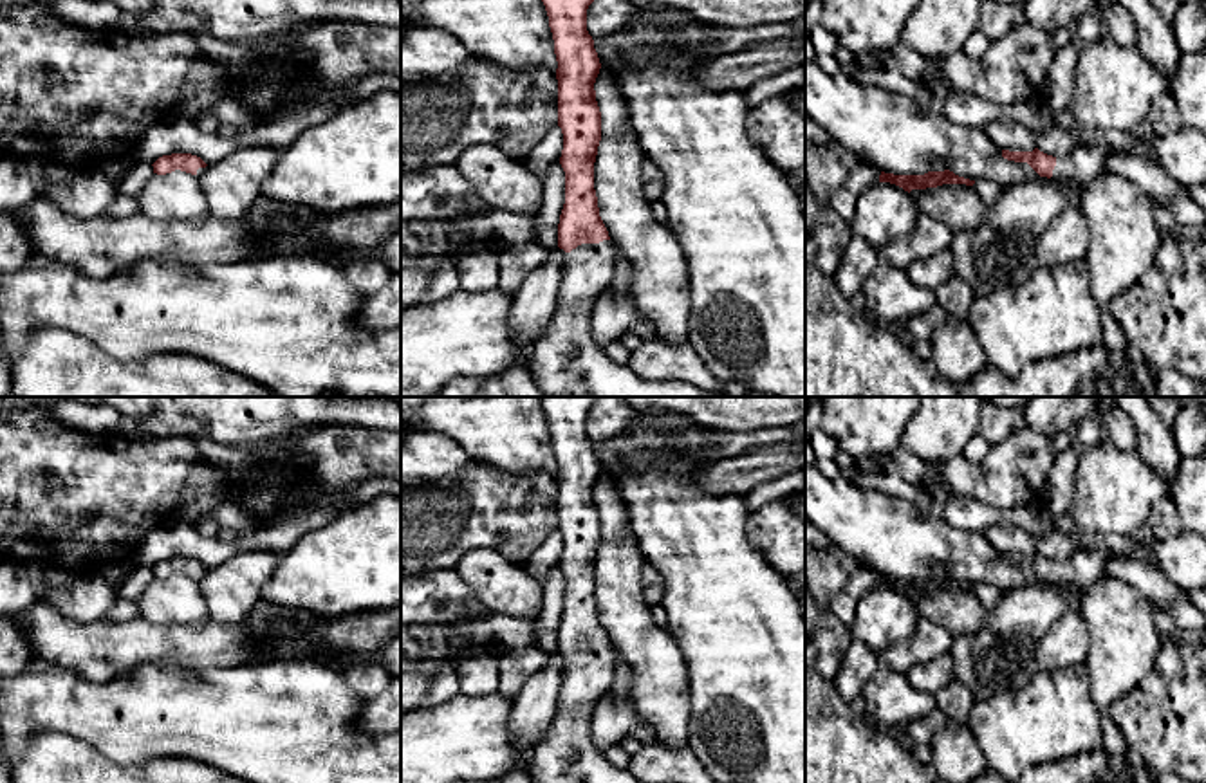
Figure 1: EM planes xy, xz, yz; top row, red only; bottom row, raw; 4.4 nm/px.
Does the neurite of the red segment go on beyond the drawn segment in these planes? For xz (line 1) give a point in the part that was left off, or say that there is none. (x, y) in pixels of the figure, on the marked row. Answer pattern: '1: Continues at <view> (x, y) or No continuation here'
1: Continues at xz (567, 361)

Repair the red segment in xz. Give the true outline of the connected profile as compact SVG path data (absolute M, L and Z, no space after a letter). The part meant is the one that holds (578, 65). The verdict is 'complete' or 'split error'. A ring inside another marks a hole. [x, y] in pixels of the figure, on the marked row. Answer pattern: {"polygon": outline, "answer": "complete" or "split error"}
{"polygon": "M594 0L542 2L558 61L560 164L565 171L558 247L567 254L558 310L525 366L547 397L726 397L682 381L639 377L614 363L590 332L596 299L614 280L616 258L594 189L601 141L594 90L601 63L587 31L587 9Z", "answer": "split error"}

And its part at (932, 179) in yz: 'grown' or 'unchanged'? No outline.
unchanged

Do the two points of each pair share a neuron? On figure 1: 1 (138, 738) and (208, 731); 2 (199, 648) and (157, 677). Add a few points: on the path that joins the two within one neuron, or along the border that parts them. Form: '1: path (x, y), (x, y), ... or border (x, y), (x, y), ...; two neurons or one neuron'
1: path (156, 731), (190, 731); one neuron
2: border (217, 666), (139, 664), (132, 672); two neurons

